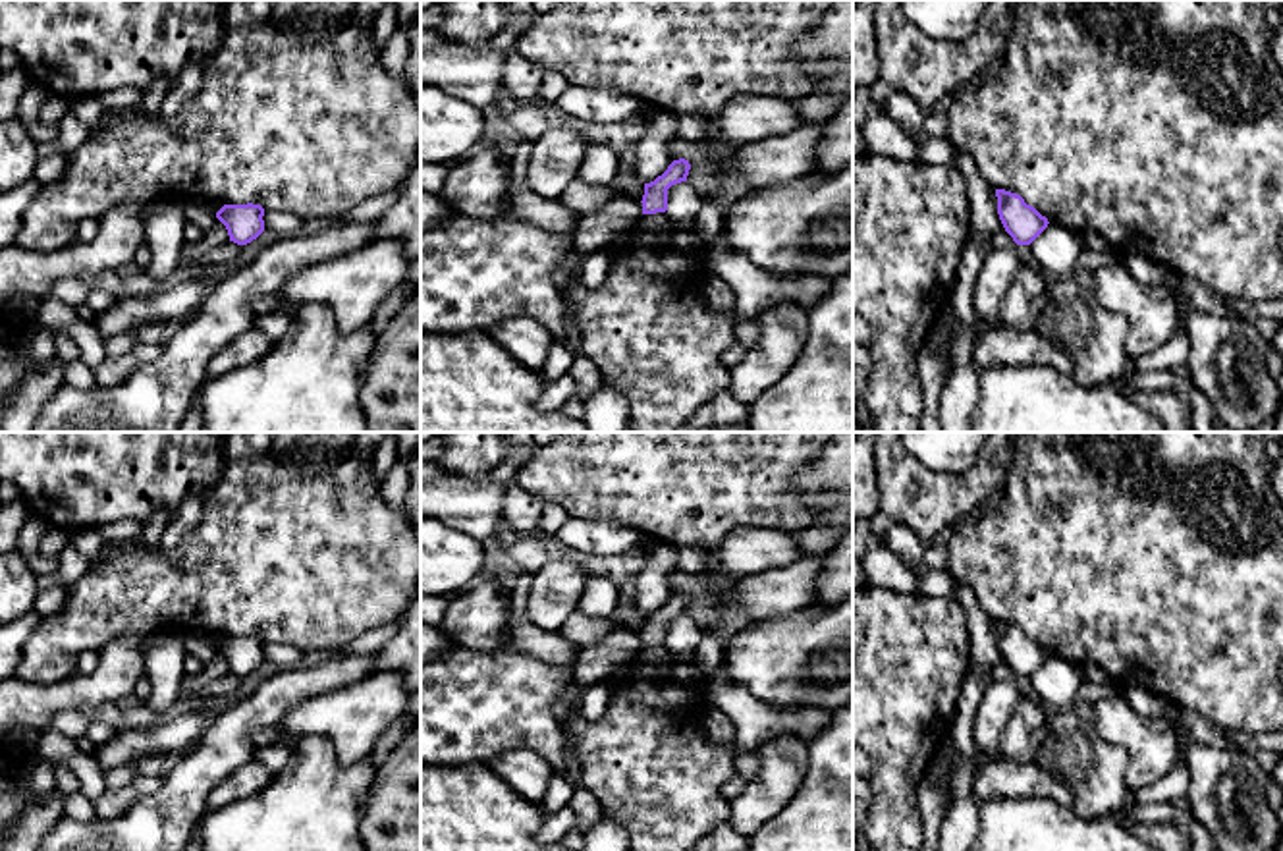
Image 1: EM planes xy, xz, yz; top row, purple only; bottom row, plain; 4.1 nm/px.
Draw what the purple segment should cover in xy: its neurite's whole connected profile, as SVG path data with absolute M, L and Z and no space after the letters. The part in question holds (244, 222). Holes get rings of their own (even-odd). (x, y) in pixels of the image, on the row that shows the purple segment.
M224 205L216 218L226 226L230 241L247 245L264 232L264 208L260 205Z

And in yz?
M996 189L996 197L999 220L1017 245L1030 245L1048 228L1048 218L1021 195Z

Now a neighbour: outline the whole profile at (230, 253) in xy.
M230 241L222 247L216 247L212 251L208 251L206 255L199 257L197 262L203 264L203 266L237 264L239 259L241 259L241 247L243 245L237 245L237 243Z

